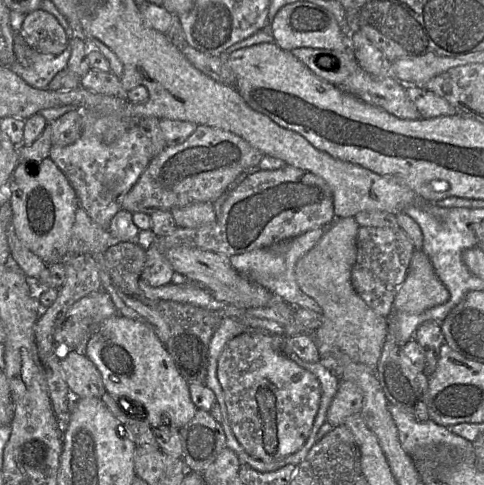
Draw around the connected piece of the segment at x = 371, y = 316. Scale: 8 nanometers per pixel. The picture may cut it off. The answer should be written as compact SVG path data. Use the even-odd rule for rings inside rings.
M354 217L336 218L326 228L318 243L297 261L295 277L301 290L316 300L322 309L323 323L313 334L320 355L331 356L334 353L345 353L352 361L376 369L383 343L388 334L388 318L374 312L352 285L351 273L356 260L356 241L359 227Z

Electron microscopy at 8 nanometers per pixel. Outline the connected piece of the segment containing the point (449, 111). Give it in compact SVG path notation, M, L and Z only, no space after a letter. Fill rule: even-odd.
M405 85L405 88L422 118L435 118L459 113L448 101L426 89L424 85Z

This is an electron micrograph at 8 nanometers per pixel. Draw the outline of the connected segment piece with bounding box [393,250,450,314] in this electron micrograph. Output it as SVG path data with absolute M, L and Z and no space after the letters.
M415 250L406 279L396 293L393 310L419 314L445 303L449 296L428 256L422 250Z

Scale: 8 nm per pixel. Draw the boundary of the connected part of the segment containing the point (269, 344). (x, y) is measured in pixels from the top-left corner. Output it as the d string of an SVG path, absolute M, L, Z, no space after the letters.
M247 331L236 336L219 356L217 377L224 392L232 431L248 454L263 462L273 462L295 453L305 444L320 406L321 386L314 374L285 355L283 335Z

